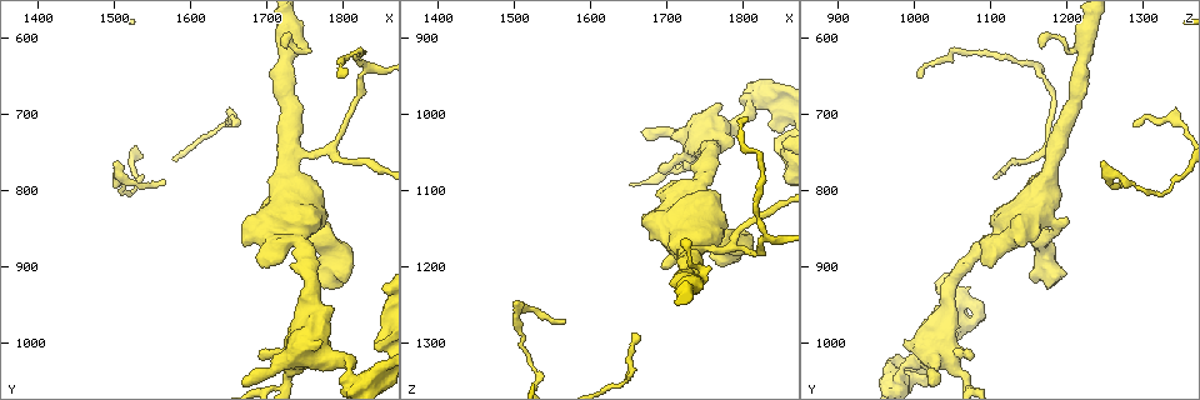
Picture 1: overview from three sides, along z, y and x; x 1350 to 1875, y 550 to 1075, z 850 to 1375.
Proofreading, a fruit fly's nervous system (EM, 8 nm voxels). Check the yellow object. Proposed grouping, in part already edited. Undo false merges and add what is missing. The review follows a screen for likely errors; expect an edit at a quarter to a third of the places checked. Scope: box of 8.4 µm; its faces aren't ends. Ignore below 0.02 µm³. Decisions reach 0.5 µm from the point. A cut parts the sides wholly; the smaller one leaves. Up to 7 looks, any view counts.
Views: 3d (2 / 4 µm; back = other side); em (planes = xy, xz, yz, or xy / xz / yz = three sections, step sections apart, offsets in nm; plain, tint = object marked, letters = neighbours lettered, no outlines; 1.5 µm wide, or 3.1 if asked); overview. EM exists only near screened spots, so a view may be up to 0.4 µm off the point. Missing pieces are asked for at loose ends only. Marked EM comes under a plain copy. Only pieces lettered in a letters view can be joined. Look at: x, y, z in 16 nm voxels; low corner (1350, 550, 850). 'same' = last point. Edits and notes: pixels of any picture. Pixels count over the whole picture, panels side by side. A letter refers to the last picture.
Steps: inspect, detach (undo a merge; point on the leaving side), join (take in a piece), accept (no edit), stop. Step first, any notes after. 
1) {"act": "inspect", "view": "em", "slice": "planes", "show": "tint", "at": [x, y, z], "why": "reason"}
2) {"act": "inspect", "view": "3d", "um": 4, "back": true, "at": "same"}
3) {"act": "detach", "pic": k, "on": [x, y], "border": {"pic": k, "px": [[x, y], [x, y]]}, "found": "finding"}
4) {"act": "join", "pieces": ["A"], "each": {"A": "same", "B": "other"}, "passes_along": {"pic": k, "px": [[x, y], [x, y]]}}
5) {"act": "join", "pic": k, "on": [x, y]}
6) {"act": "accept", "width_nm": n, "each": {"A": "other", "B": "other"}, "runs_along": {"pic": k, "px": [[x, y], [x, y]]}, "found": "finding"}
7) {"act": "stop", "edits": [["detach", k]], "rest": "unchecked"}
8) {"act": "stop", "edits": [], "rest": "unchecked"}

{"act": "inspect", "view": "em", "slice": "xy", "step": 4, "show": "tint", "at": [1695, 1025, 1075], "why": "an open end"}

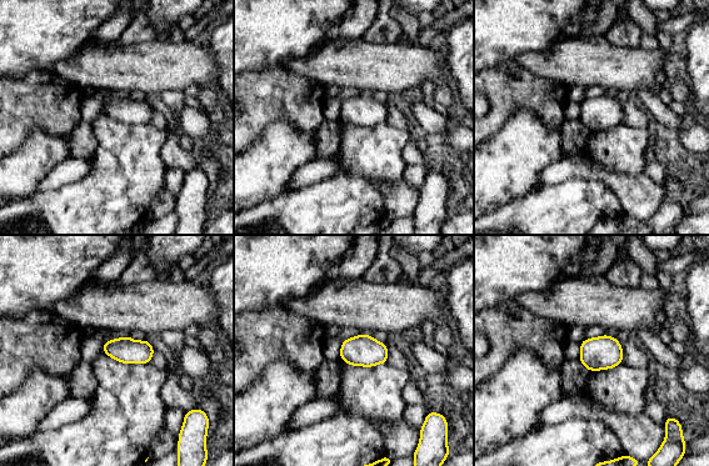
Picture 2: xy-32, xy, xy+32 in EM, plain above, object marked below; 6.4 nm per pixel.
{"act": "inspect", "view": "em", "slice": "planes", "show": "letters", "at": "same"}

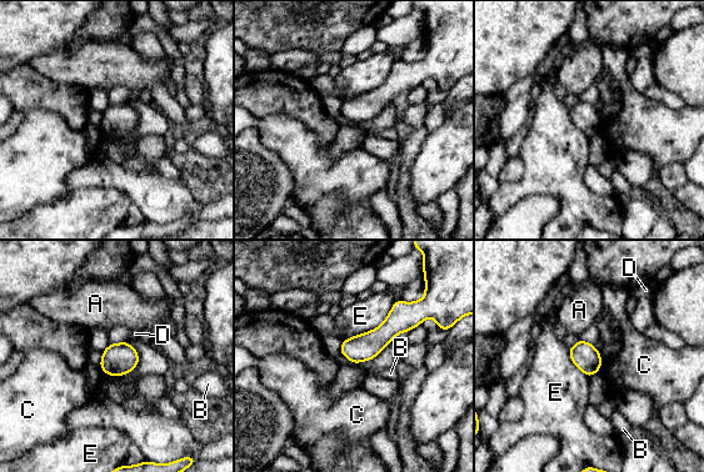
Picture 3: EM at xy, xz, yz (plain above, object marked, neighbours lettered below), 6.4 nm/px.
{"act": "accept", "each": {"A": "other", "B": "other", "C": "other", "D": "other", "E": "other"}, "border": {"pic": 3, "px": [[395, 301], [378, 326], [357, 335]]}, "found": "no lettered piece goes on from it"}

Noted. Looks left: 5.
{"act": "inspect", "view": "3d", "um": 2, "at": [1760, 915, 1185], "why": "free end"}

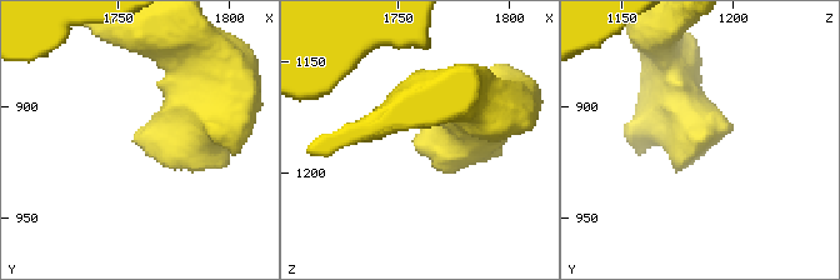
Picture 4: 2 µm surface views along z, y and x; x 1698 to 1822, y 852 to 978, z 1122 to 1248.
{"act": "inspect", "view": "em", "slice": "xy", "step": 8, "show": "letters", "at": [1759, 917, 1188], "why": "need the tissue"}

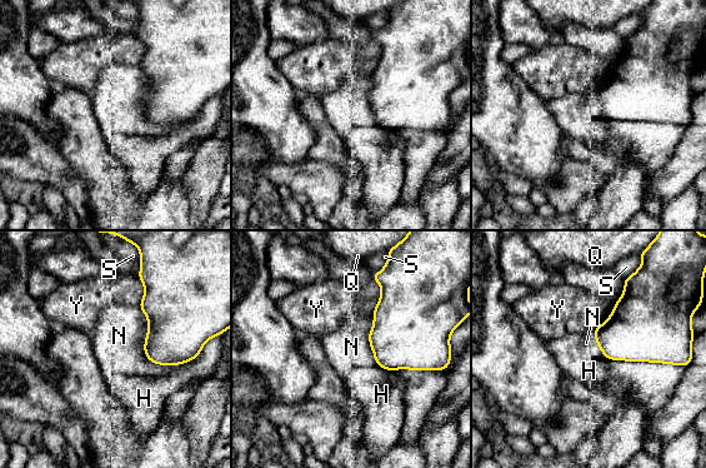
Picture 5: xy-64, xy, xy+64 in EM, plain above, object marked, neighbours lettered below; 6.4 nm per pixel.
{"act": "accept", "each": {"H": "other", "N": "other", "Q": "other", "S": "other", "Y": "other"}, "found": "no lettered piece goes on from it"}

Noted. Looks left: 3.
{"act": "inspect", "view": "3d", "um": 2, "at": [1810, 1035, 985], "why": "sudden change in width"}

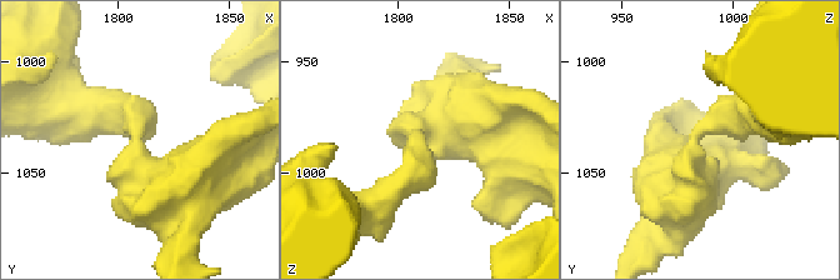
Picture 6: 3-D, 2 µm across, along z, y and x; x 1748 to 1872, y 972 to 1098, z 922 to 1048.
{"act": "inspect", "view": "em", "slice": "xy", "step": 8, "show": "tint", "at": [1807, 1034, 984]}

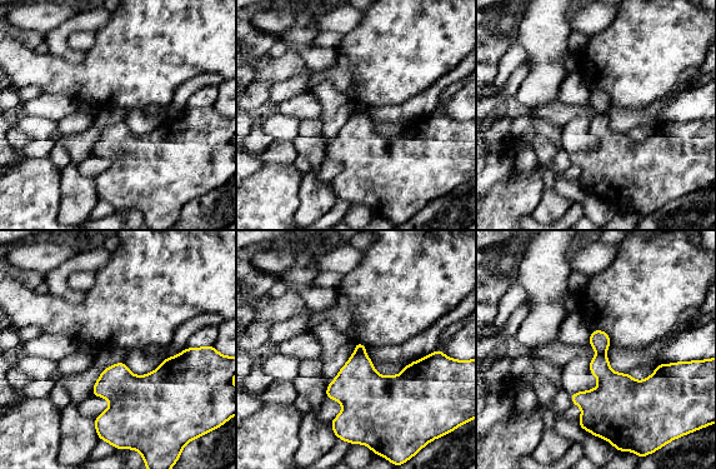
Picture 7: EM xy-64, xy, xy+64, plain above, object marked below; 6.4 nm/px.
{"act": "inspect", "view": "em", "slice": "xy", "step": 8, "show": "letters", "at": "same"}

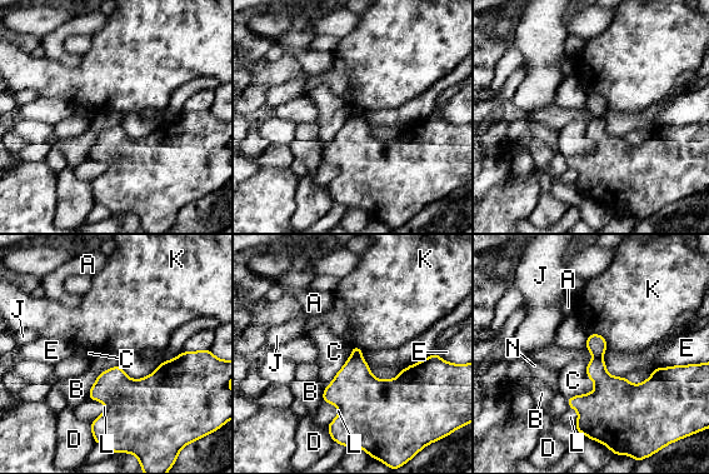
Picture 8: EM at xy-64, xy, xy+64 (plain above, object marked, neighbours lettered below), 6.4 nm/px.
{"act": "detach", "pic": 8, "on": [354, 390], "each": {"A": "other", "B": "other", "C": "other", "D": "other", "E": "other", "J": "other", "K": "other", "L": "other", "N": "other"}, "found": "a second cell is stuck on"}

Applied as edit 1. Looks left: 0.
{"act": "stop", "edits": [["detach", 8]], "rest": "unchecked"}

